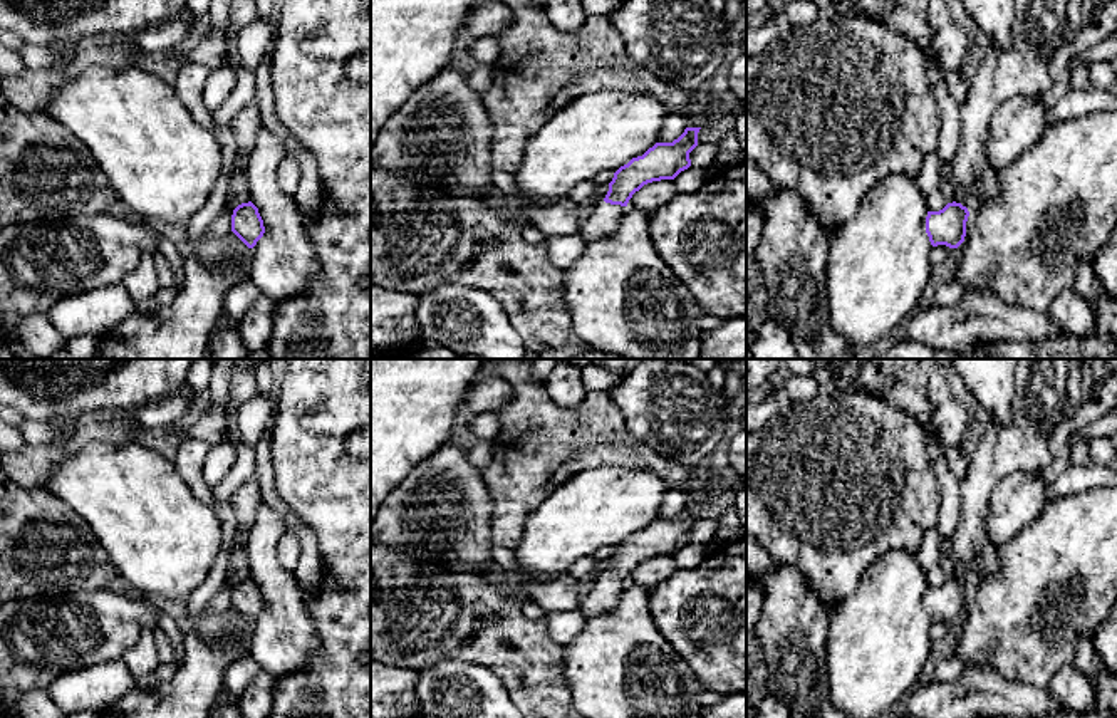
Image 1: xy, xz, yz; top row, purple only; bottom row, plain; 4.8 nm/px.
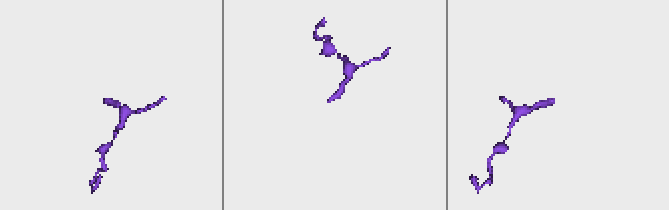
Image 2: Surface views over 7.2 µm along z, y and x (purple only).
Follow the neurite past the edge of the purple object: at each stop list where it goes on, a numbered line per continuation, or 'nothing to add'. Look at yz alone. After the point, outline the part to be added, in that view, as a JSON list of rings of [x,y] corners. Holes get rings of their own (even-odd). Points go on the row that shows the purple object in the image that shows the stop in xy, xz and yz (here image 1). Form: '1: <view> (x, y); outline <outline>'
1: yz (990, 188); outline [[[990,169],[983,176],[978,193],[969,201],[969,206],[968,206],[969,215],[983,203],[988,203],[990,200],[996,200],[1000,193],[1001,193],[1001,183],[995,169]]]

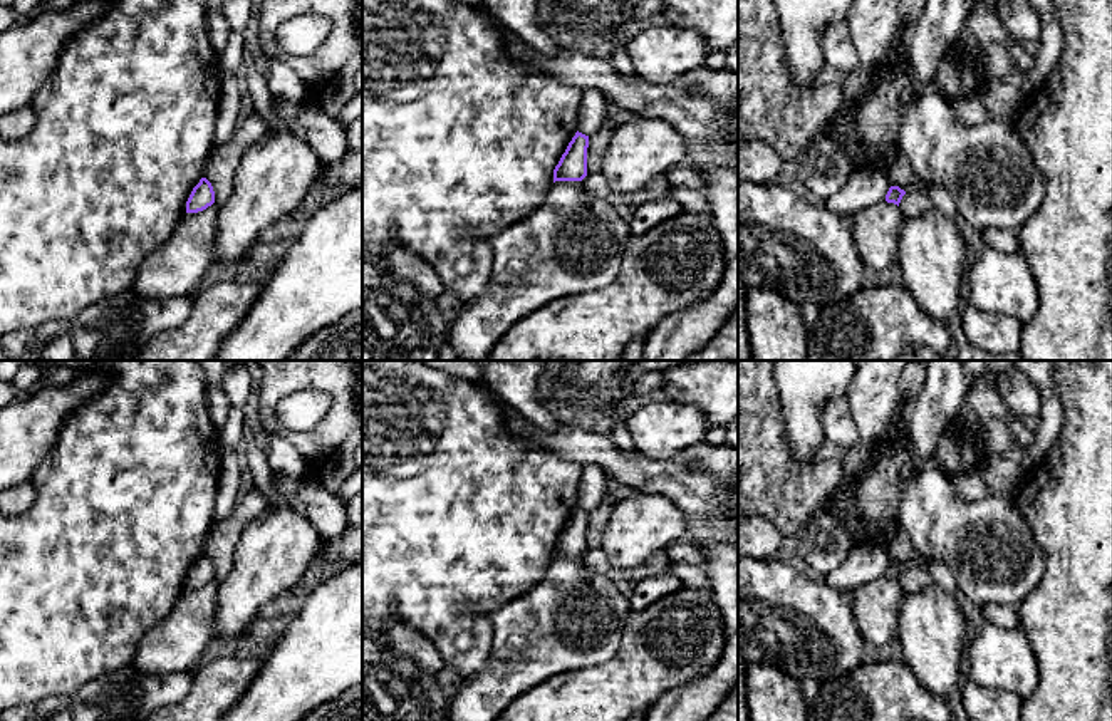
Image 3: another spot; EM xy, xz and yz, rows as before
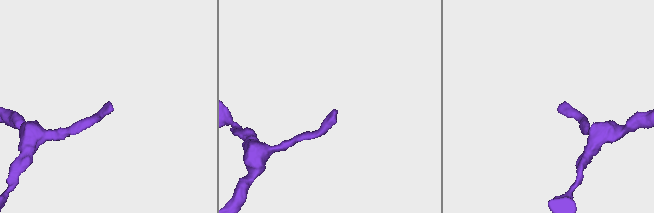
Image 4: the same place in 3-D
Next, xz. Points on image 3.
nothing to add

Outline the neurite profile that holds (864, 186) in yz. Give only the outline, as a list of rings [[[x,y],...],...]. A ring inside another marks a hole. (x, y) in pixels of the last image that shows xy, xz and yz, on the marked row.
[[[859,168],[850,173],[845,186],[820,203],[839,216],[850,218],[864,208],[884,201],[891,184],[881,168]]]

